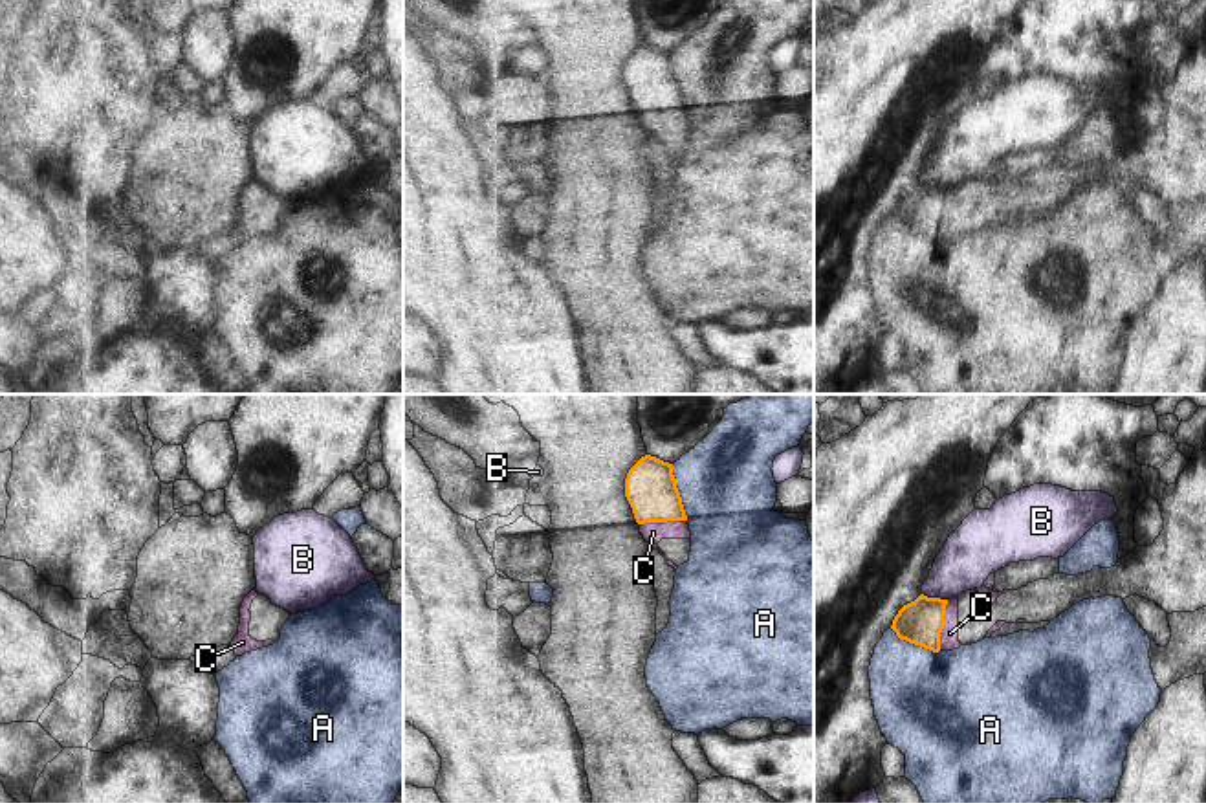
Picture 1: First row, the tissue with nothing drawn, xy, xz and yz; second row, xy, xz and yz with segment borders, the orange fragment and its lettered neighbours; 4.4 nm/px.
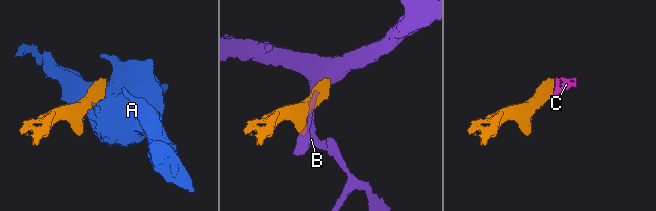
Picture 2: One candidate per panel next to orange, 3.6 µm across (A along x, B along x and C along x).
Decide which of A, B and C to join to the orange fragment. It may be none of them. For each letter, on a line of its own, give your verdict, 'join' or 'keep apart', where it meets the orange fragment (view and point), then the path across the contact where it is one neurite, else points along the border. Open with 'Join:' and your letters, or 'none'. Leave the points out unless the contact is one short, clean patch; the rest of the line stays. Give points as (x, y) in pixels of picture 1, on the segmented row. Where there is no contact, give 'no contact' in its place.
Join: C
A: keep apart | xz (679, 492)
B: keep apart | yz (935, 598)
C: join | yz (942, 626) | across yz (920, 622), (942, 626), (950, 633)

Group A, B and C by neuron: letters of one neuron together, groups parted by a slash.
A / B / C

